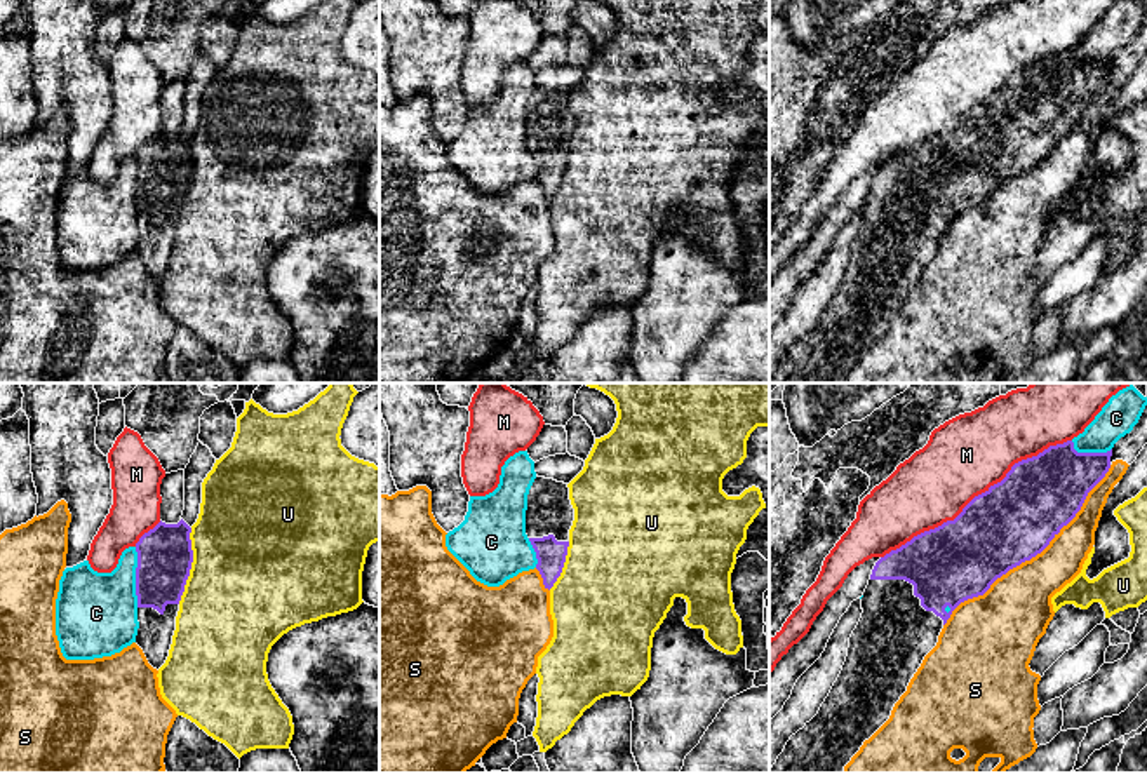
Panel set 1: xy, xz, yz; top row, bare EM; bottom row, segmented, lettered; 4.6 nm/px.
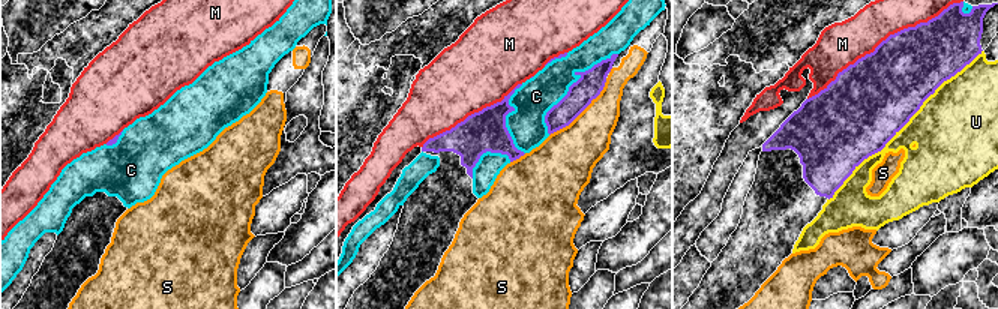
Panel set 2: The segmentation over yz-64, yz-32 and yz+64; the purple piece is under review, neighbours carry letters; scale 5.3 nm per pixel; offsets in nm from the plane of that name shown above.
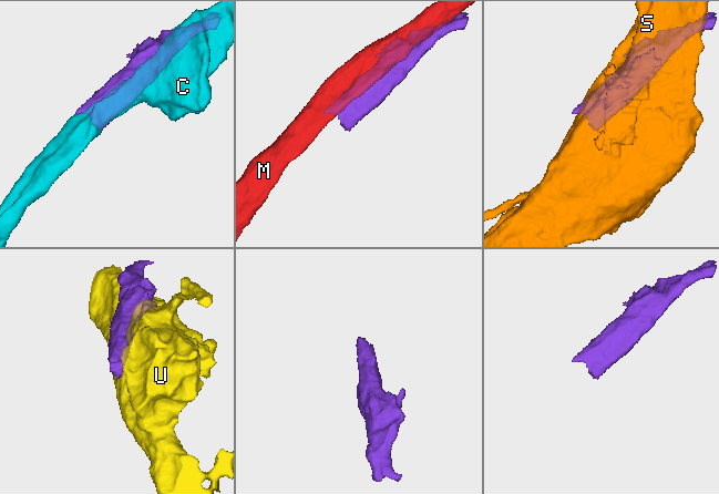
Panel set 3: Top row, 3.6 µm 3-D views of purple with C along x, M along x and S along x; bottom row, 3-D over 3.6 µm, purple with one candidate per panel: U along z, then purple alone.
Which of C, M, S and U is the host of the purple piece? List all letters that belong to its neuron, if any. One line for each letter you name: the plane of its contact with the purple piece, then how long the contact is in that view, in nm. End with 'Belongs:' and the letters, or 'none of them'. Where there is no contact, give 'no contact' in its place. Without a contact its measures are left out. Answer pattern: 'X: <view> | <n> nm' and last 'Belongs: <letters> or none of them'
Belongs: none of them

